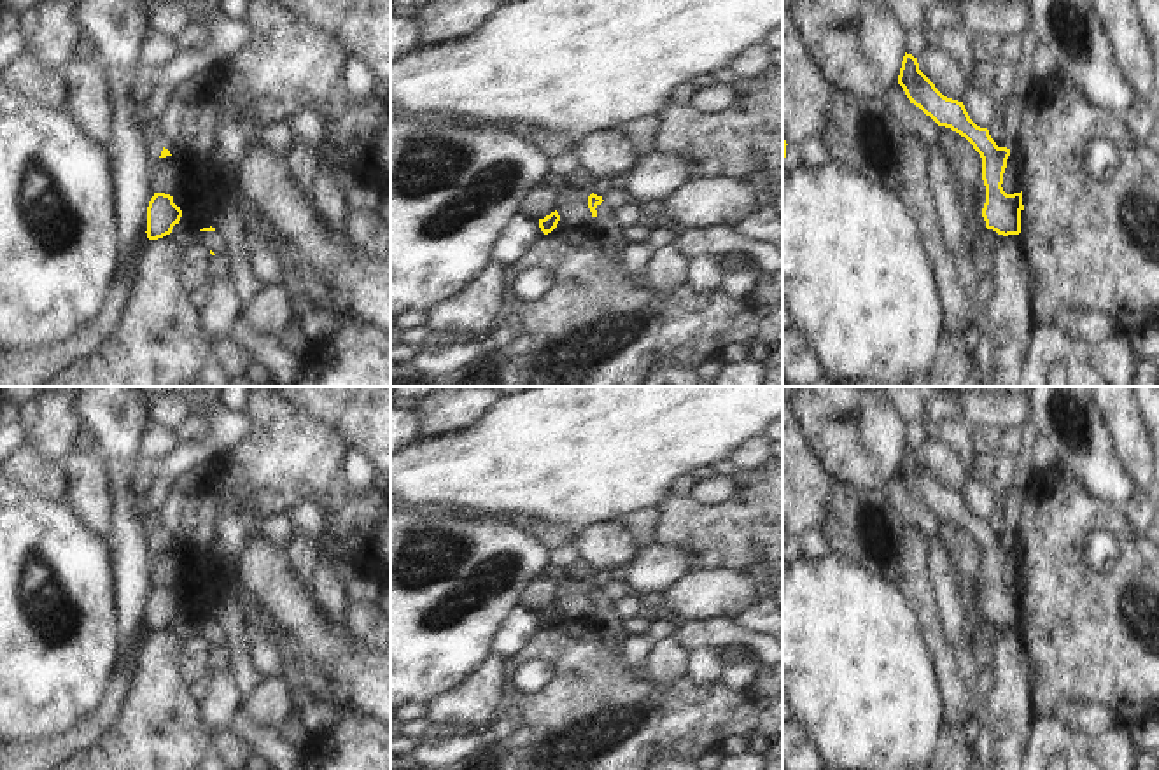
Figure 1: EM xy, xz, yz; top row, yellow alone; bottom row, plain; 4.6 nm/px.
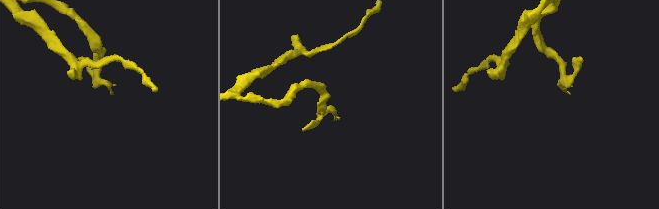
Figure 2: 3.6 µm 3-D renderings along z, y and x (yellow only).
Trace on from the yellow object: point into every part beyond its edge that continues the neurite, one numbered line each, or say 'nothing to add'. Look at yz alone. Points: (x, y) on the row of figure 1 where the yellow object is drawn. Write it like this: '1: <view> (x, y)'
nothing to add

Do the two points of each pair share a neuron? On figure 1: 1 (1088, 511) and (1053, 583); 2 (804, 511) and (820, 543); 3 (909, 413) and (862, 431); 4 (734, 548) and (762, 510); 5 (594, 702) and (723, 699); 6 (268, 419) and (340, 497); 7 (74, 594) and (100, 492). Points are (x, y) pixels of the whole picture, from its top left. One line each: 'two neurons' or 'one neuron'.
1: one neuron
2: two neurons
3: two neurons
4: one neuron
5: one neuron
6: one neuron
7: two neurons

